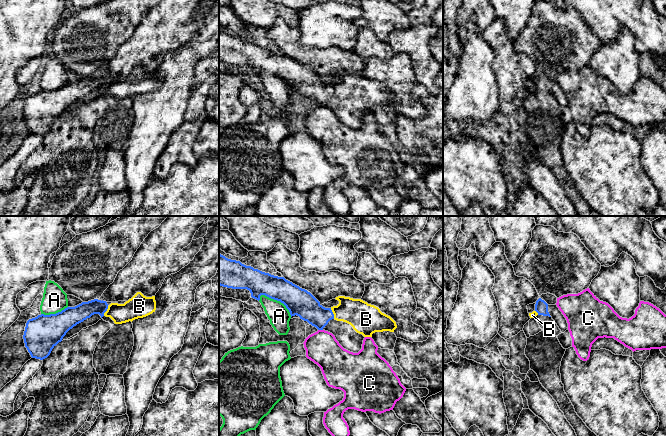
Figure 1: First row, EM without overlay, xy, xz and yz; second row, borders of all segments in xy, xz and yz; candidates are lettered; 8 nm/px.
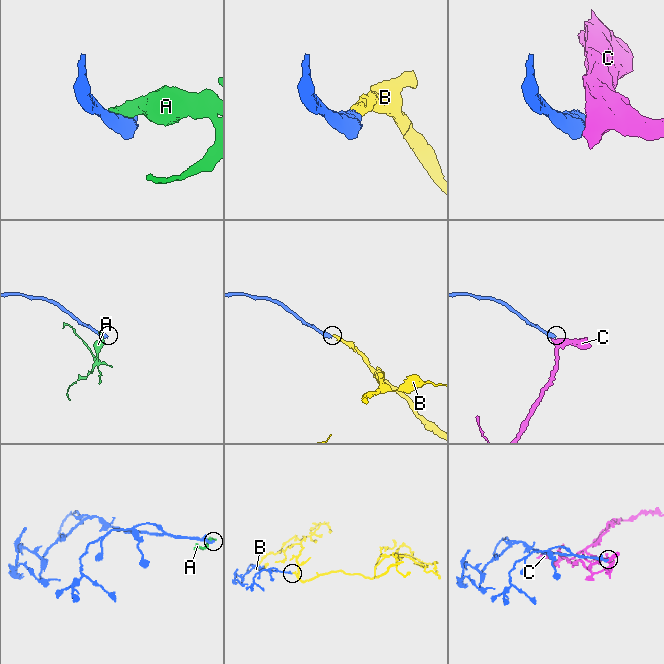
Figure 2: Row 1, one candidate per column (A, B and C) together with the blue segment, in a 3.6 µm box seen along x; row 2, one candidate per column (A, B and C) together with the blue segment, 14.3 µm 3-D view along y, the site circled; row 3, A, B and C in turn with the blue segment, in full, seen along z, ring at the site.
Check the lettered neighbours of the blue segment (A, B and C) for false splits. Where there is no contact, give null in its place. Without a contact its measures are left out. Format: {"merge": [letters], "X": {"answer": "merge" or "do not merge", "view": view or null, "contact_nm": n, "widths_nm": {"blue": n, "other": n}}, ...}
{"merge": ["B"], "A": {"answer": "do not merge", "view": "xz", "contact_nm": 300, "widths_nm": {"blue": 220, "other": 170}}, "B": {"answer": "merge", "view": "xz", "contact_nm": 90, "widths_nm": {"blue": 200, "other": 220}}, "C": {"answer": "do not merge", "view": "xz", "contact_nm": 40, "widths_nm": {"blue": 200, "other": 260}}}

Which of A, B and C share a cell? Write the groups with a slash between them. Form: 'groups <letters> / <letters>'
groups A / B / C

